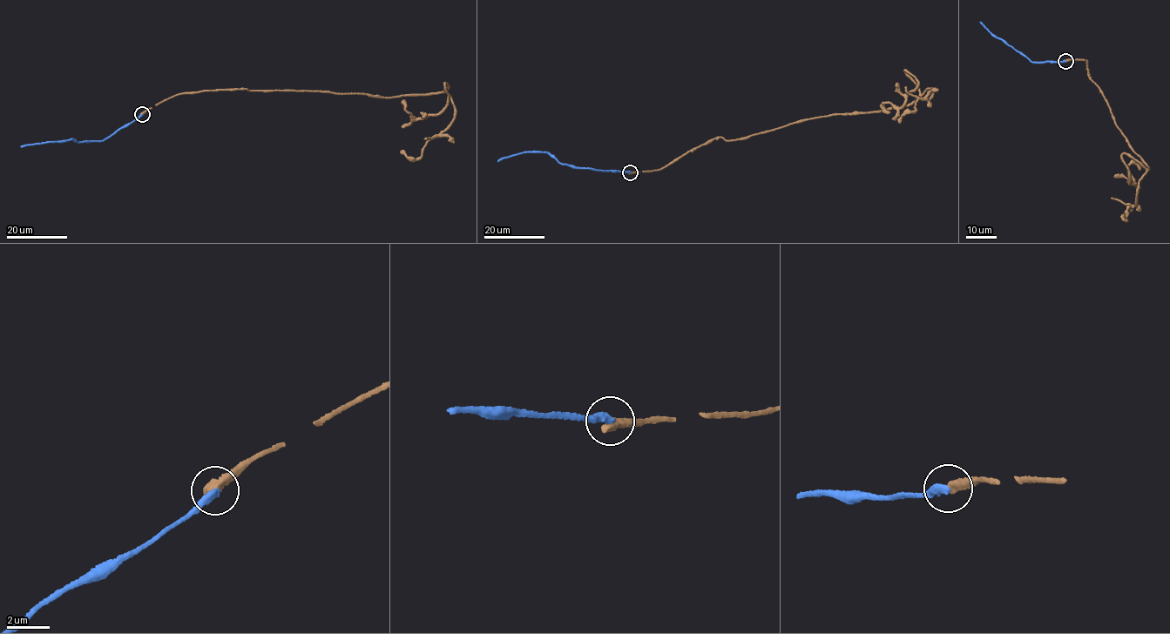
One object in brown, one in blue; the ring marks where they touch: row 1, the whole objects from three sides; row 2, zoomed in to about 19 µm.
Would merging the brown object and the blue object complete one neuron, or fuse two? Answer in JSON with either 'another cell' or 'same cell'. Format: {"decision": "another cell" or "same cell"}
{"decision": "another cell"}

